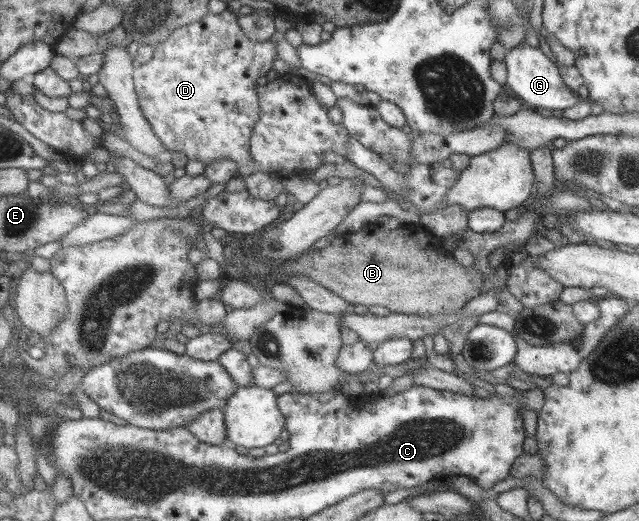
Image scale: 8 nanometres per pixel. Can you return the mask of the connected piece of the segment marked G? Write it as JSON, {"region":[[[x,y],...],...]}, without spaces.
{"region":[[[525,43],[508,49],[504,55],[504,65],[506,66],[506,86],[518,96],[518,99],[528,108],[540,108],[552,110],[565,110],[574,104],[588,104],[592,114],[600,114],[602,107],[598,103],[592,103],[590,99],[581,100],[579,96],[573,96],[567,86],[562,83],[557,65],[550,62],[550,58],[543,54],[538,47],[530,47]]]}

